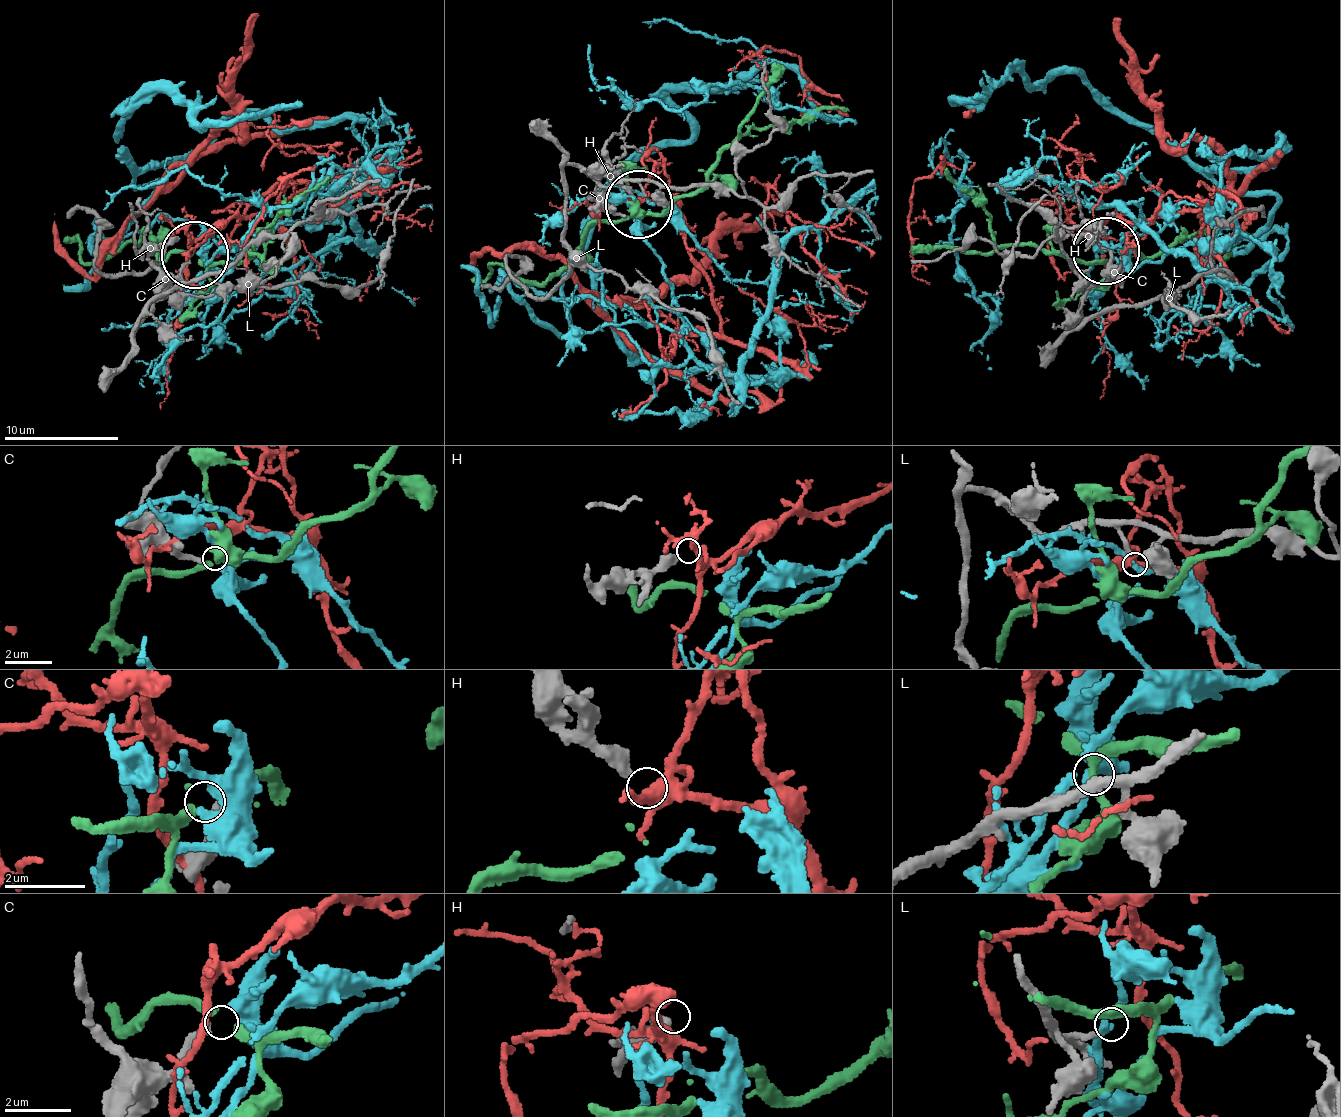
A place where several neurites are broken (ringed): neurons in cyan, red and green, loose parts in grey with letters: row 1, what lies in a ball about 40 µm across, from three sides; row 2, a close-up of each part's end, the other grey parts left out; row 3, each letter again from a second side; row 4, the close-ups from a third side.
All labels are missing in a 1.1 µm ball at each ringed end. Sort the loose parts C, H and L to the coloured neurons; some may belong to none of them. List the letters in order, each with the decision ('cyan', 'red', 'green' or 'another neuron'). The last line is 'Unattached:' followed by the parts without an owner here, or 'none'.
C: another neuron
H: another neuron
L: another neuron
Unattached: C, H, L

